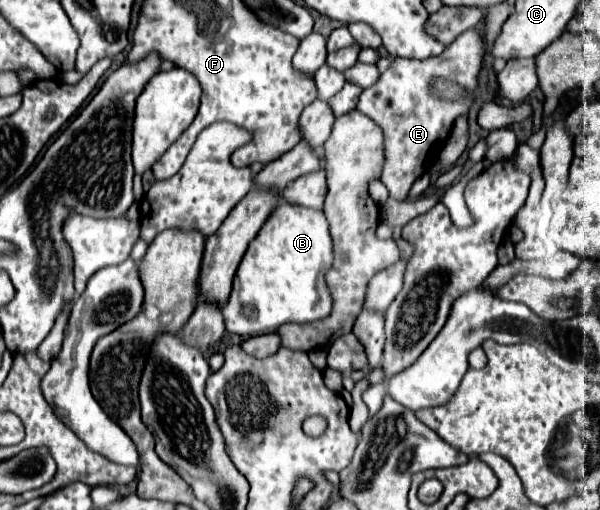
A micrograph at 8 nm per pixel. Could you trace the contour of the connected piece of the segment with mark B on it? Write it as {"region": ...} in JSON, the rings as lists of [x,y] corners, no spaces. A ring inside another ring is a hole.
{"region":[[[278,204],[274,216],[262,224],[258,236],[250,242],[228,302],[222,308],[226,330],[250,338],[256,334],[276,332],[286,322],[314,322],[330,312],[330,296],[326,298],[324,274],[332,262],[332,244],[324,212],[298,208],[296,204]]]}

